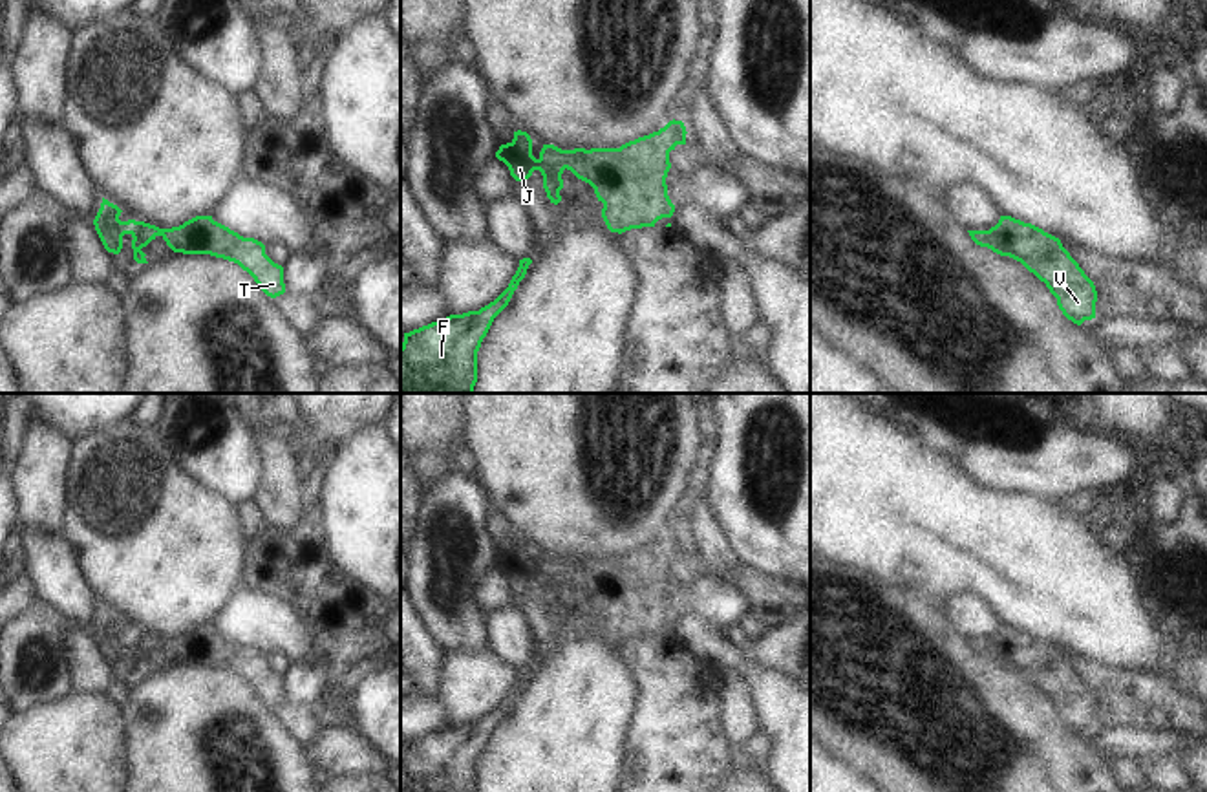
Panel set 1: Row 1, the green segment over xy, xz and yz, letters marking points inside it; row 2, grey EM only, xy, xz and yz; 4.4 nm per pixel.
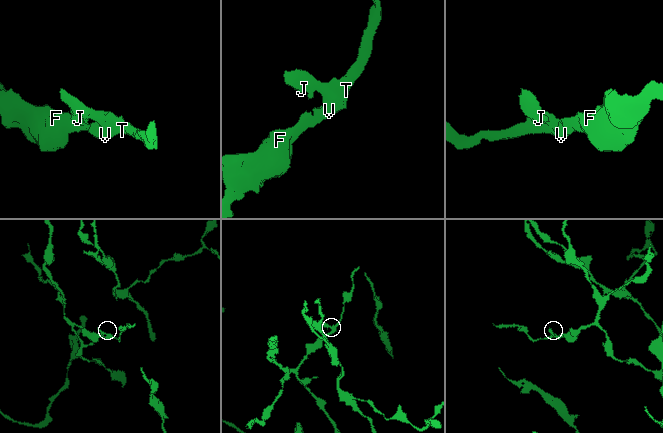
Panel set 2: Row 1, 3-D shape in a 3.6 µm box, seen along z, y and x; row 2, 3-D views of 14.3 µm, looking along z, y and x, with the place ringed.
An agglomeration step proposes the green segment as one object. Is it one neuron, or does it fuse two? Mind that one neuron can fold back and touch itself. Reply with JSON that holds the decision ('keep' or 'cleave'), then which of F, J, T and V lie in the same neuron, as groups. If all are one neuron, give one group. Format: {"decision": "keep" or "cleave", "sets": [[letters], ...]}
{"decision": "keep", "sets": [["F", "J", "T", "V"]]}

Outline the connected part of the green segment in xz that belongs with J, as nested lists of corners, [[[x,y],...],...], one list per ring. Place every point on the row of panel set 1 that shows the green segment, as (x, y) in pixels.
[[[669,121],[658,132],[638,137],[622,144],[620,148],[574,148],[561,150],[554,144],[543,144],[539,157],[532,155],[532,139],[527,132],[514,132],[514,139],[501,144],[496,157],[503,161],[516,181],[529,179],[534,170],[543,176],[543,188],[550,203],[561,201],[560,190],[563,188],[561,174],[571,170],[578,179],[594,188],[598,201],[604,203],[602,218],[611,232],[625,232],[631,229],[655,227],[662,218],[671,218],[675,205],[668,196],[666,177],[671,168],[669,152],[677,144],[686,144],[686,126],[682,121]]]

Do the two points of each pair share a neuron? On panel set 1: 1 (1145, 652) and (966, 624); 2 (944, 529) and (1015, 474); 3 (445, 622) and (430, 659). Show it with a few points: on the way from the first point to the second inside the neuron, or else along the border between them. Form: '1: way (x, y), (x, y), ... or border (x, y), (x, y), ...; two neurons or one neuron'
1: border (972, 593), (981, 597), (1003, 624); two neurons
2: border (959, 465), (988, 487), (1014, 489), (1037, 496); two neurons
3: border (419, 620), (447, 652); two neurons

